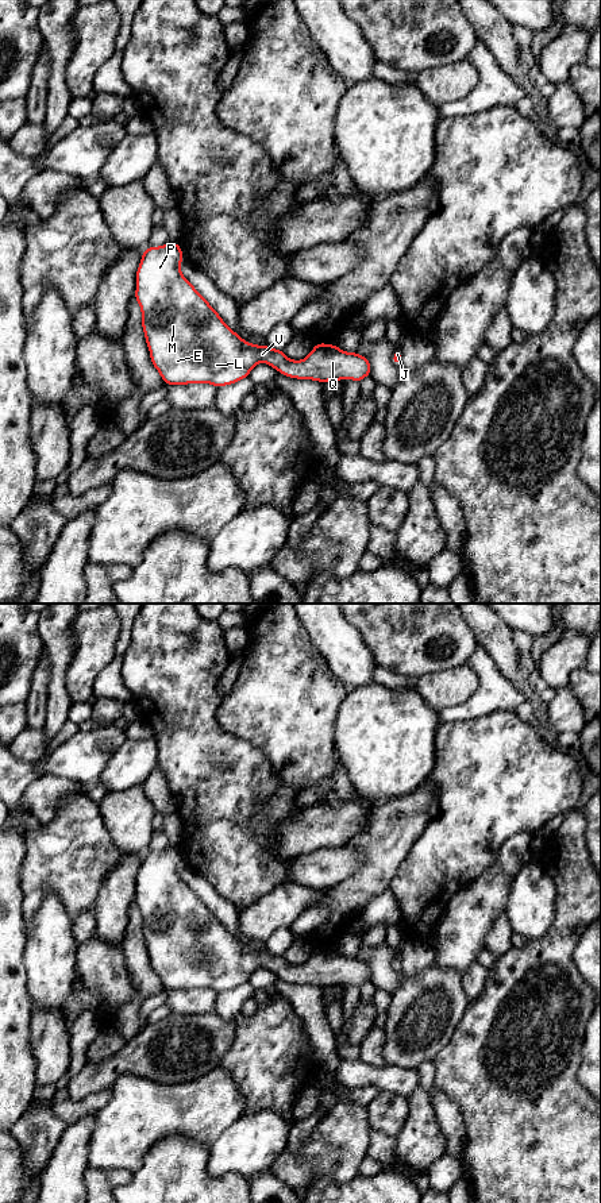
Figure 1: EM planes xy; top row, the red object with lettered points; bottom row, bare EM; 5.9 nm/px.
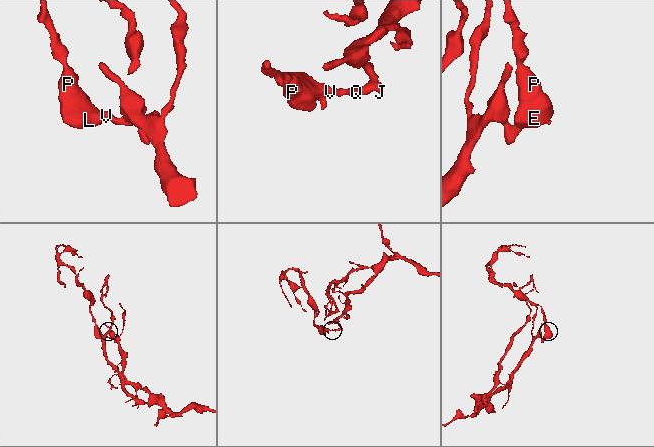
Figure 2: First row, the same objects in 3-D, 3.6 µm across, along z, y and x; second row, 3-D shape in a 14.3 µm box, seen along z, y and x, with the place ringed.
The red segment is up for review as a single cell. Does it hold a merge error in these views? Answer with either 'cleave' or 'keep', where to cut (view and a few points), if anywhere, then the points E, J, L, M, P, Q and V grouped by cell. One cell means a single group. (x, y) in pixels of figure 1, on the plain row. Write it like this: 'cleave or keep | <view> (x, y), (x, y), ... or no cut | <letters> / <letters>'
keep | no cut | E J L M P Q V

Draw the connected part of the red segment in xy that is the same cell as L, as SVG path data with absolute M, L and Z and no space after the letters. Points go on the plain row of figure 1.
M177 847L149 851L136 875L136 903L142 914L142 933L150 964L165 990L211 988L217 994L247 983L257 968L267 968L278 978L296 984L317 987L352 984L371 980L371 969L358 957L342 956L336 949L316 948L303 965L290 965L282 955L244 946L227 932L201 898L182 880L184 857Z

